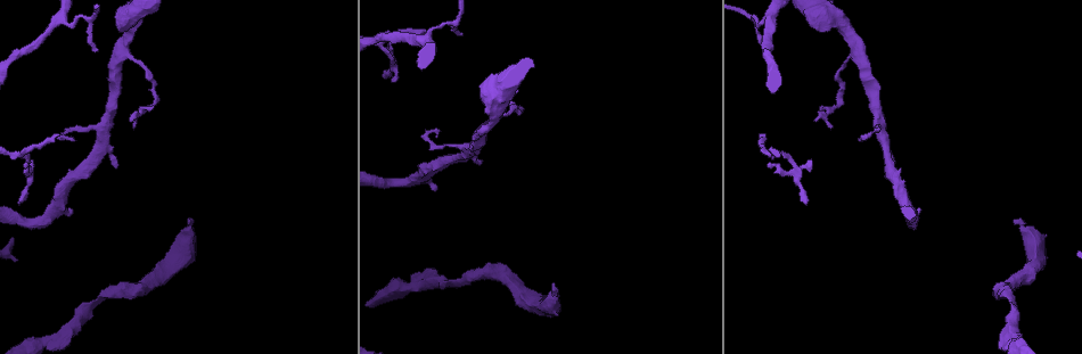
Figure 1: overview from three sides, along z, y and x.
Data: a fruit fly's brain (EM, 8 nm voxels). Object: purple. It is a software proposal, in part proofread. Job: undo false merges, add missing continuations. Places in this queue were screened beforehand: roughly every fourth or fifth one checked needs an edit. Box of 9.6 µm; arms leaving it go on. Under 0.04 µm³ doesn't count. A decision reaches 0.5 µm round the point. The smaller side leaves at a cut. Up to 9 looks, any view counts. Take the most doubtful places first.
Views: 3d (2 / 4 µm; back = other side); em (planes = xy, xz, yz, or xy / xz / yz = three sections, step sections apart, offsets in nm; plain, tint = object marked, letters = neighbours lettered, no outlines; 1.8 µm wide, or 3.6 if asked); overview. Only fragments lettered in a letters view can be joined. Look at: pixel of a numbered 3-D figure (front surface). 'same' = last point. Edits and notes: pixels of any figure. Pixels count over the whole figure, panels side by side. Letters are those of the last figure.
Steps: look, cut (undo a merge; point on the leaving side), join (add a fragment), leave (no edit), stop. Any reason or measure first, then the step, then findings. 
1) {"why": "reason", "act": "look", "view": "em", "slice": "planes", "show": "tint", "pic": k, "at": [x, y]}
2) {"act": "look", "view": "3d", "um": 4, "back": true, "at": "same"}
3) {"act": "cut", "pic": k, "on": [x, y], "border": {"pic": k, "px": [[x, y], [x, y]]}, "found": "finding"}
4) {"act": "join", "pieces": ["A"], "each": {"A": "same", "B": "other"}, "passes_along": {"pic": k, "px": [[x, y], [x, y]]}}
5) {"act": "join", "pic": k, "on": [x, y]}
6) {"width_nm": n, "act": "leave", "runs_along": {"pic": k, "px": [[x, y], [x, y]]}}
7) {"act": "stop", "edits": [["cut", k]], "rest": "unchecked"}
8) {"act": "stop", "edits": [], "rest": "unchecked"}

{"why": "branch stops here", "act": "look", "view": "em", "slice": "planes", "show": "letters", "pic": 1, "at": [552, 284]}

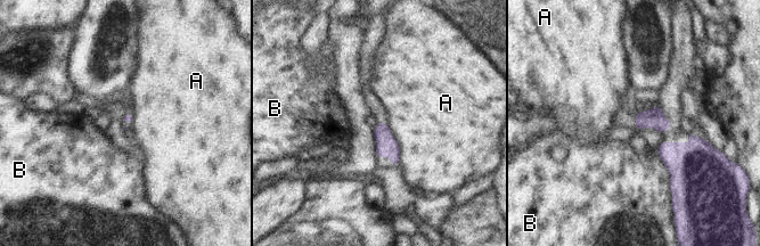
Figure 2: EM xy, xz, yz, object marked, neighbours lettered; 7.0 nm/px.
{"longest_contact_nm": ["B", 340], "act": "leave", "each": {"A": "other", "B": "other"}, "found": "no lettered fragment goes on from it"}

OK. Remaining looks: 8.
{"why": "an open end", "act": "look", "view": "em", "slice": "planes", "show": "letters", "pic": 1, "at": [119, 165]}

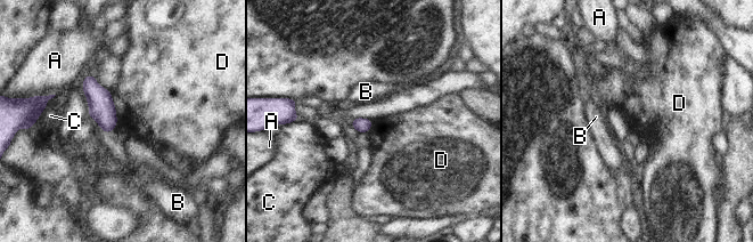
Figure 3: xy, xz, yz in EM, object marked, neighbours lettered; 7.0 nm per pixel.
{"act": "leave", "each": {"A": "other", "B": "other", "C": "other", "D": "other"}, "border": {"pic": 3, "px": [[111, 93], [117, 124]]}, "found": "no lettered fragment goes on from it"}

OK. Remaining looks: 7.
{"why": "thick end", "act": "look", "view": "em", "slice": "yz", "step": 8, "show": "tint", "pic": 1, "at": [919, 207]}

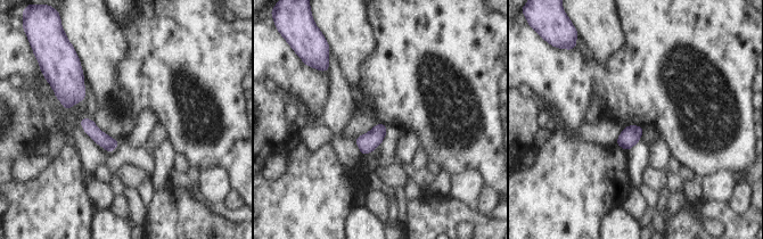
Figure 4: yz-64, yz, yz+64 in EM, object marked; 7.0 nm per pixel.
{"act": "look", "view": "em", "slice": "xz", "step": 16, "show": "letters", "at": "same"}

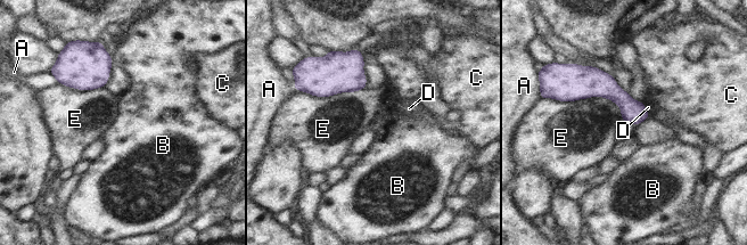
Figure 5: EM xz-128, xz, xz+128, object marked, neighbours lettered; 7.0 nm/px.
{"act": "leave", "each": {"A": "other", "B": "other", "C": "other", "D": "other", "E": "other"}, "runs_along": {"pic": 5, "px": [[568, 94], [609, 89], [645, 115]]}, "found": "no lettered fragment goes on from it"}

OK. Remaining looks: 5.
{"why": "thin neck", "act": "look", "view": "3d", "um": 4, "pic": 1, "at": [91, 310]}

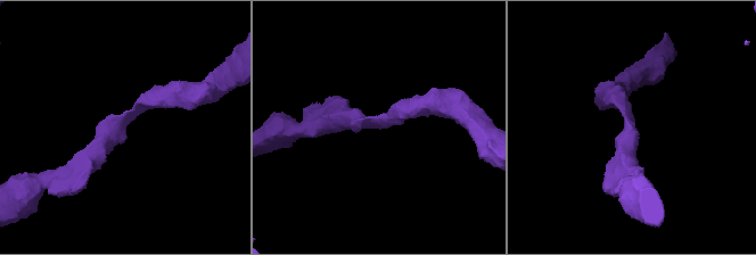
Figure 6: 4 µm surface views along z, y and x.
{"arm_widths_nm": [300, 320], "why": "need the tissue", "act": "look", "view": "em", "slice": "yz", "step": 8, "show": "tint", "pic": 6, "at": [376, 124]}

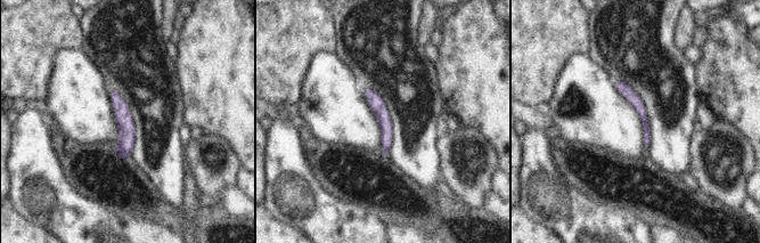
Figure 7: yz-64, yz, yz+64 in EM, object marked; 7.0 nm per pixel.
{"why": "cut it another way", "act": "look", "view": "em", "slice": "xy", "step": 4, "show": "letters", "at": "same"}

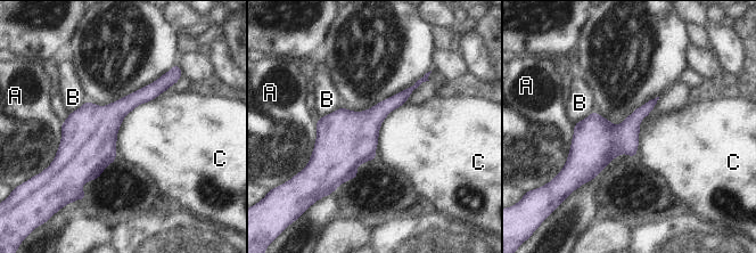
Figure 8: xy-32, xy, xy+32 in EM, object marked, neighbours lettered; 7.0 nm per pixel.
{"act": "leave", "each": {"A": "other", "B": "other", "C": "other"}, "found": "all the same neuron"}

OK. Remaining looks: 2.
{"act": "stop", "edits": [], "rest": "unchecked"}

